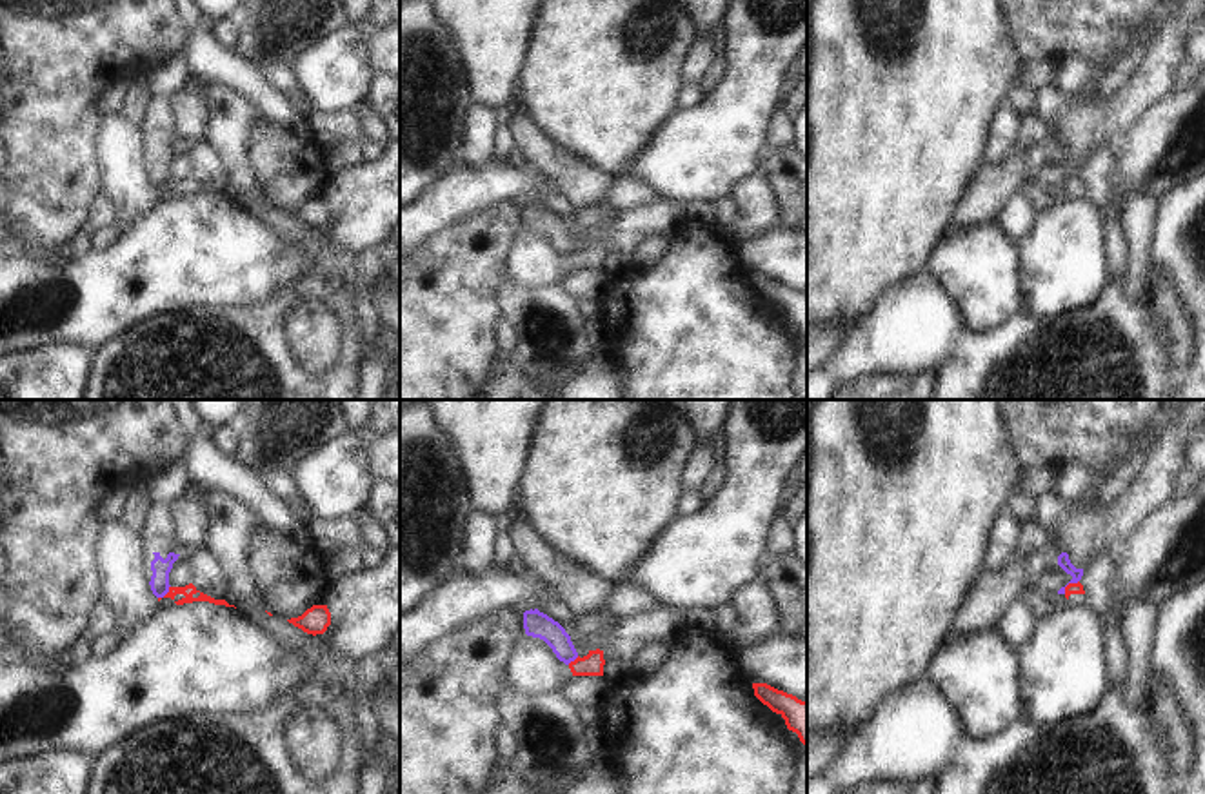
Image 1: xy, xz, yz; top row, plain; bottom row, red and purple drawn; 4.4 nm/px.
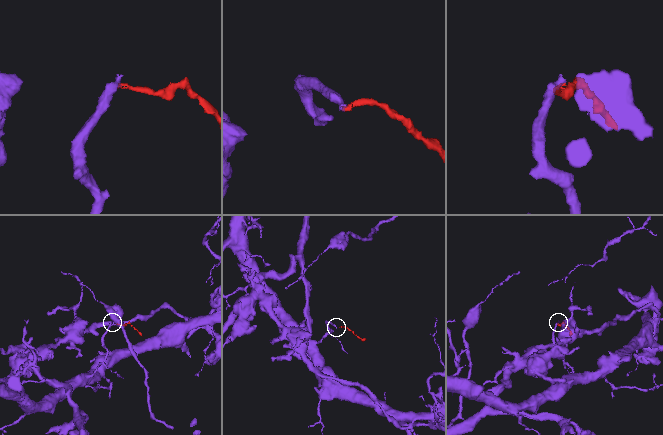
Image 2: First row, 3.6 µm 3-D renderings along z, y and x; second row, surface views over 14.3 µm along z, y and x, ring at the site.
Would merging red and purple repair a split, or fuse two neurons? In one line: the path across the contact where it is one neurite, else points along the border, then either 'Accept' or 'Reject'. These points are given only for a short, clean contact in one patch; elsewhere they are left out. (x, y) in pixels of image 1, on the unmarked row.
Boundary: yz (1078, 173), (1071, 175), (1064, 186). Reject.

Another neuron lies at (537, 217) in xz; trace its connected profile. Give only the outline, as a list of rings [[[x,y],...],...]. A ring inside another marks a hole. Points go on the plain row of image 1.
[[[538,202],[523,205],[523,222],[527,229],[543,233],[565,258],[578,251],[578,245],[565,222]]]

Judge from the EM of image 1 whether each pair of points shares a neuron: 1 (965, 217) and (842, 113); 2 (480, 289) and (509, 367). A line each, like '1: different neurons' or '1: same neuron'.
1: different neurons
2: different neurons

